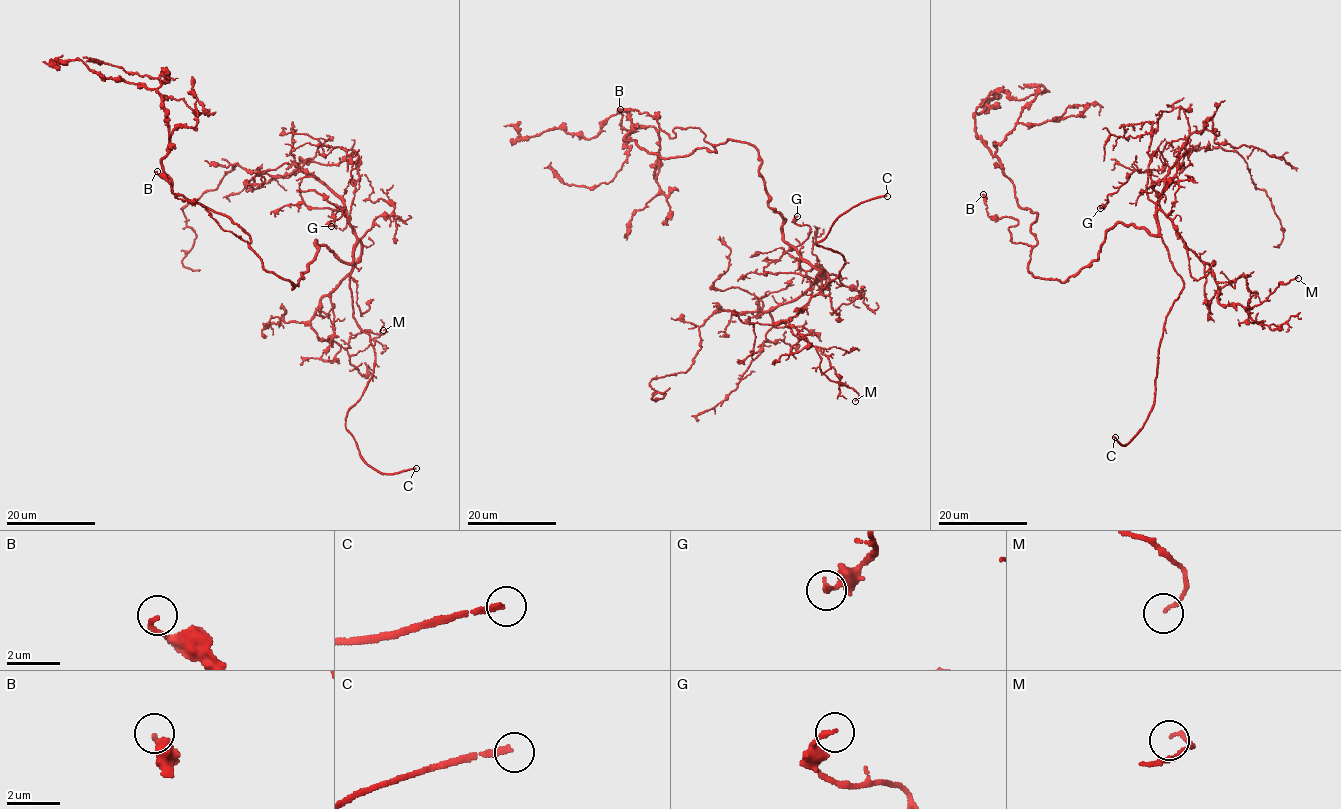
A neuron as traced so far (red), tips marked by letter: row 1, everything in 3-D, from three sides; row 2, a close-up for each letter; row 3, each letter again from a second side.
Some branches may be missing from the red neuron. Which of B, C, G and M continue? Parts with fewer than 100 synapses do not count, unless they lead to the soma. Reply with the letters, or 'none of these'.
C

